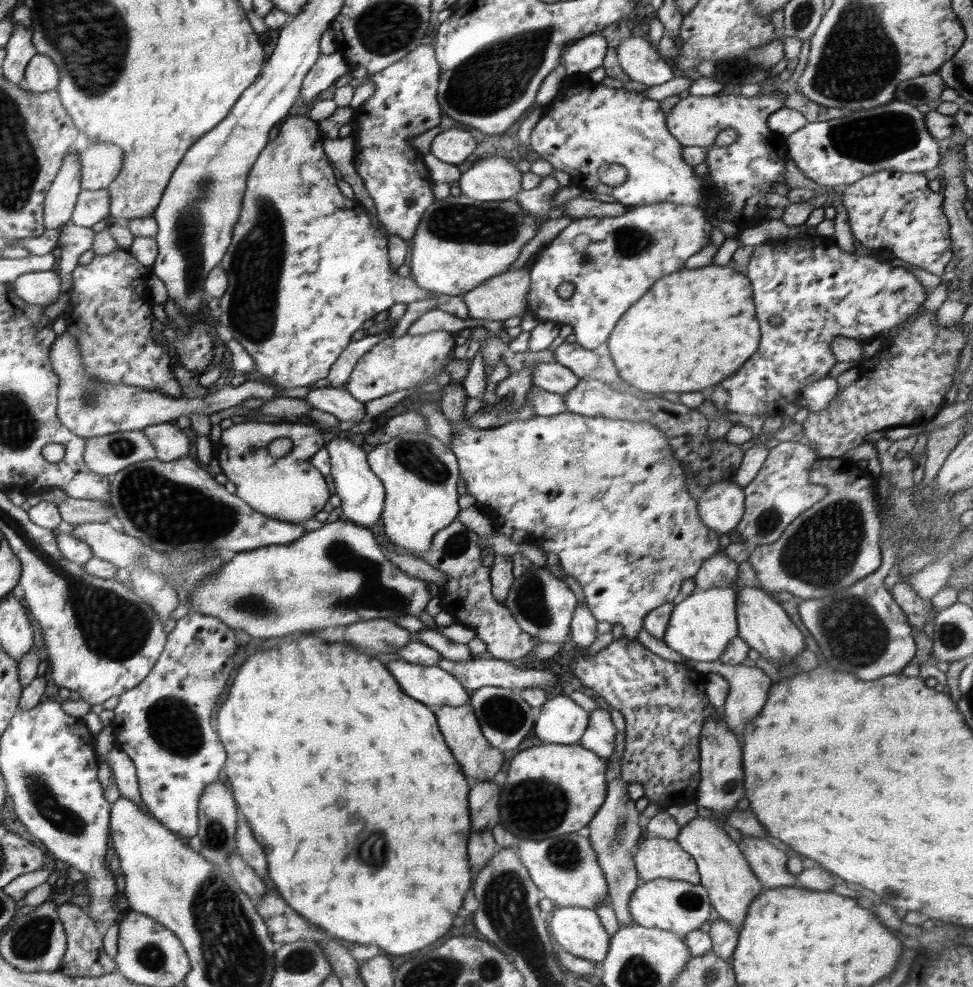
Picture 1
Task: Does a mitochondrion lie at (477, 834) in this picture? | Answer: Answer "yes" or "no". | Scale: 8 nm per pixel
no

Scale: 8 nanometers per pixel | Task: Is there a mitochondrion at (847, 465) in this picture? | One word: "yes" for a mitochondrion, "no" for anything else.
no

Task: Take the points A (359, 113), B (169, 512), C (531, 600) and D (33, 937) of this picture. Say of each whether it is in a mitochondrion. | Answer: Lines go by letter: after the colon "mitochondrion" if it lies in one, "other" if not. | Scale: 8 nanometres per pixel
A: other
B: mitochondrion
C: mitochondrion
D: mitochondrion

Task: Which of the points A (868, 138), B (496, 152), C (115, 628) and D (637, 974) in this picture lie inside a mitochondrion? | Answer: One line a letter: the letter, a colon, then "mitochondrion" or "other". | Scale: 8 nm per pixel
A: mitochondrion
B: other
C: mitochondrion
D: mitochondrion

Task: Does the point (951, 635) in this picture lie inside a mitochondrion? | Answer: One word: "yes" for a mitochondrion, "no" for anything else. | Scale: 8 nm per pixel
yes

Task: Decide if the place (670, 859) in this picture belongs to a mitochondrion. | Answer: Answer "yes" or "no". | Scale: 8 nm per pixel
no

